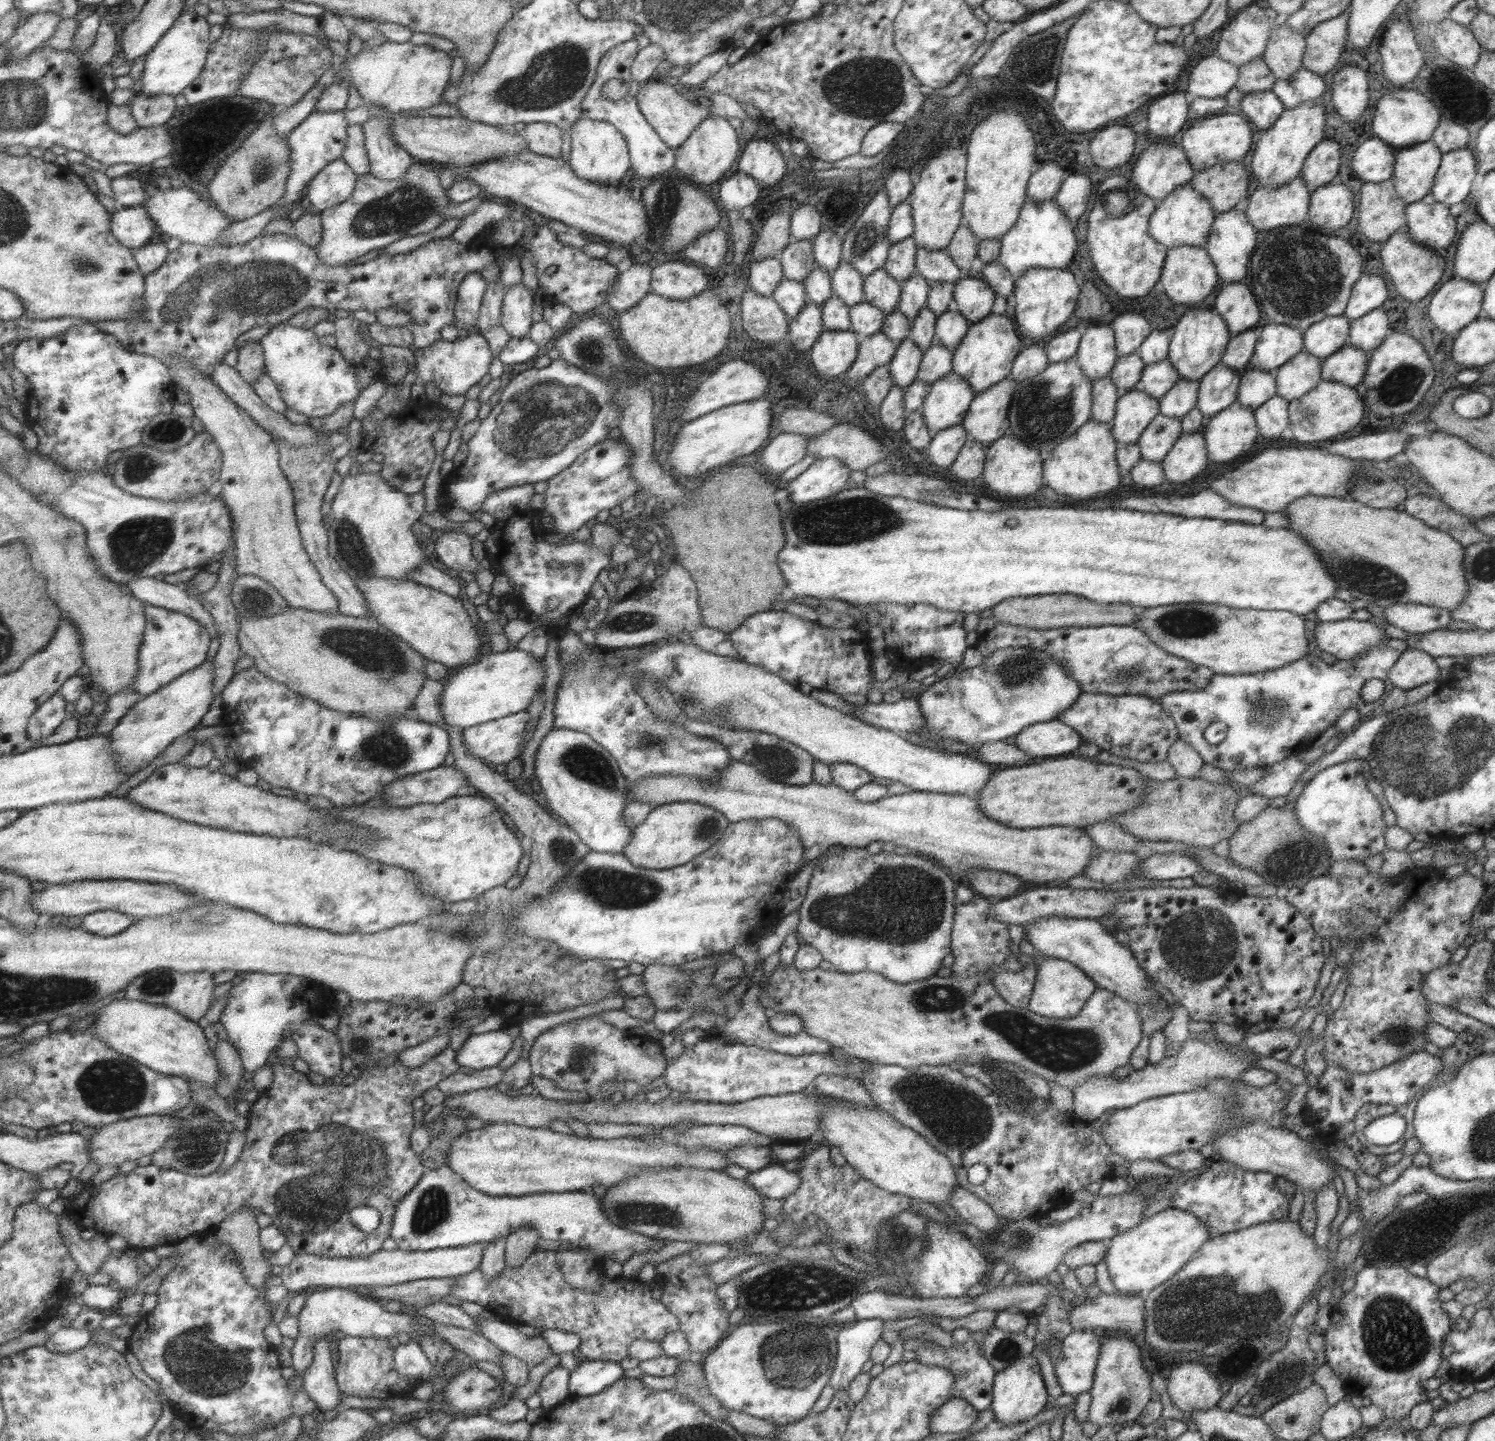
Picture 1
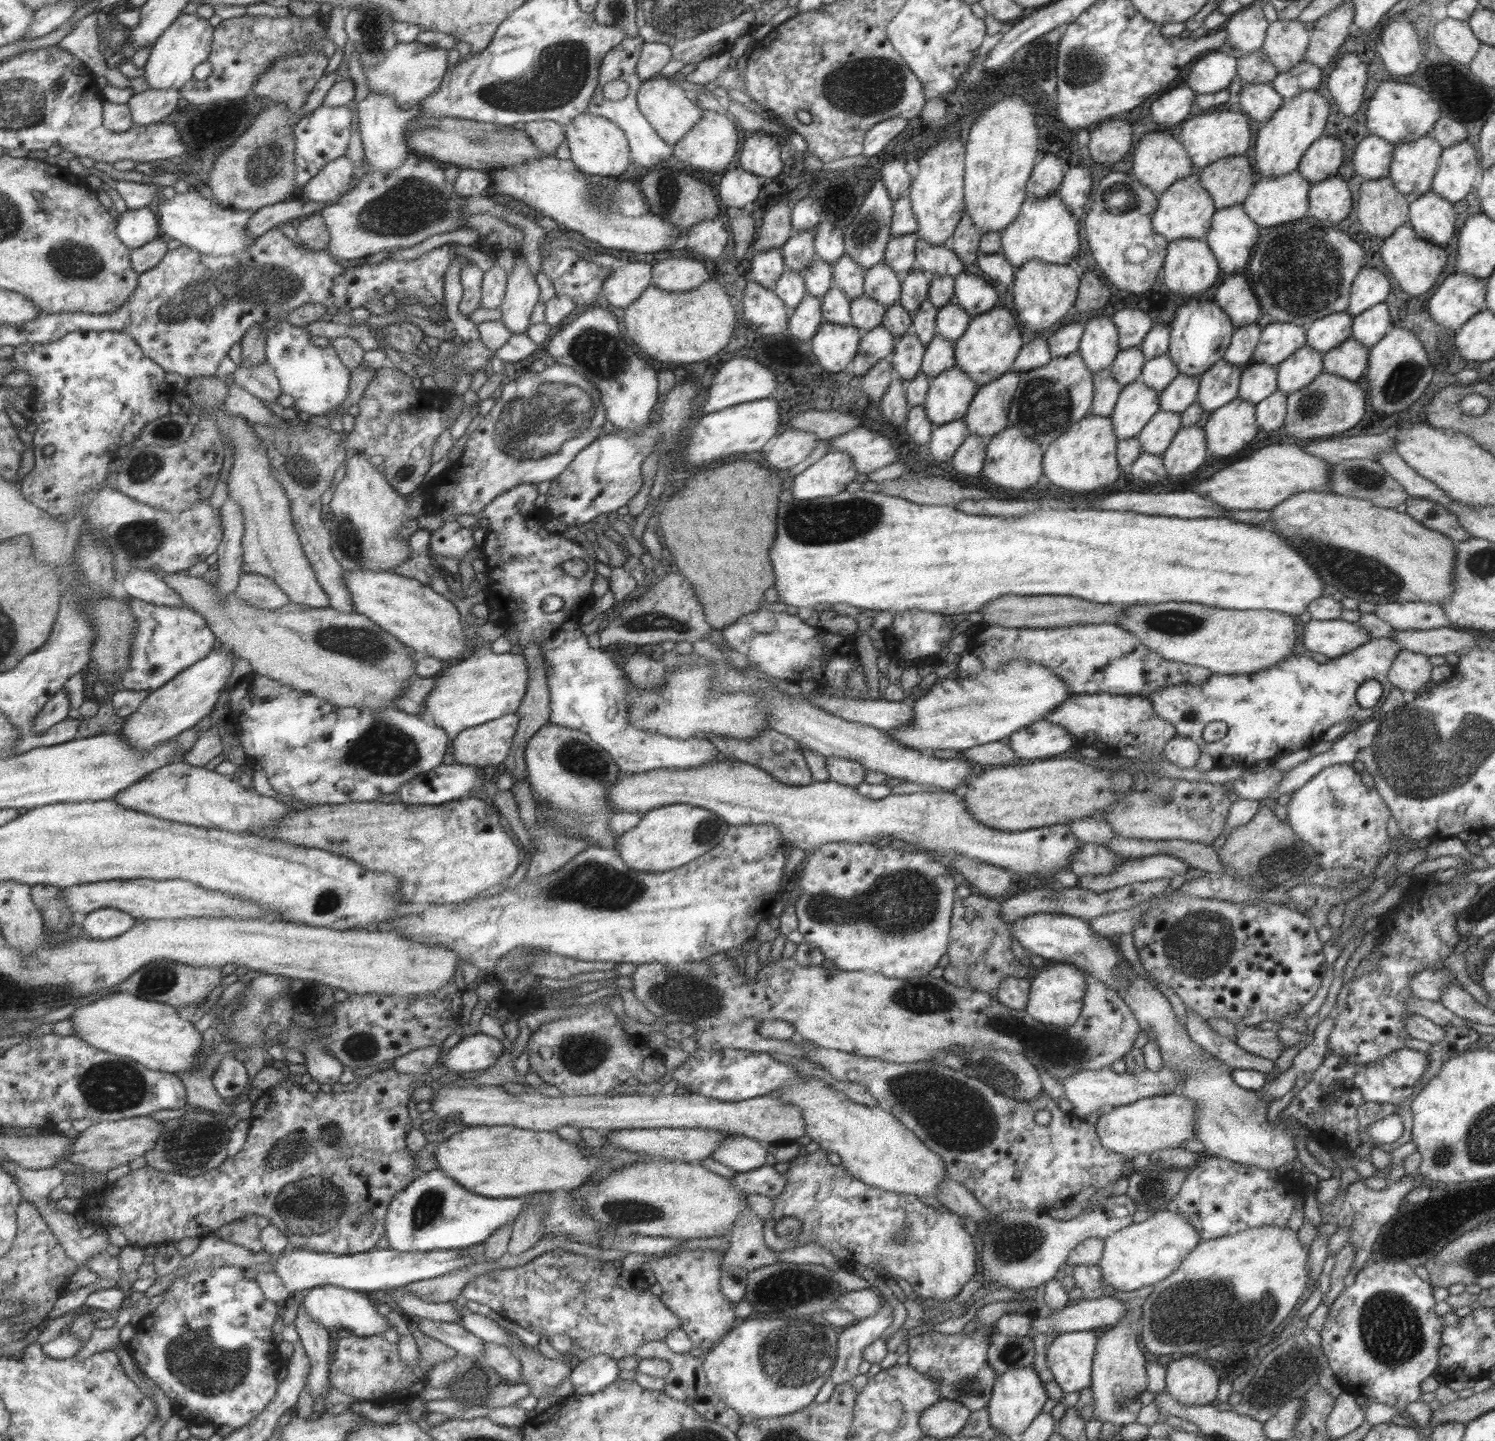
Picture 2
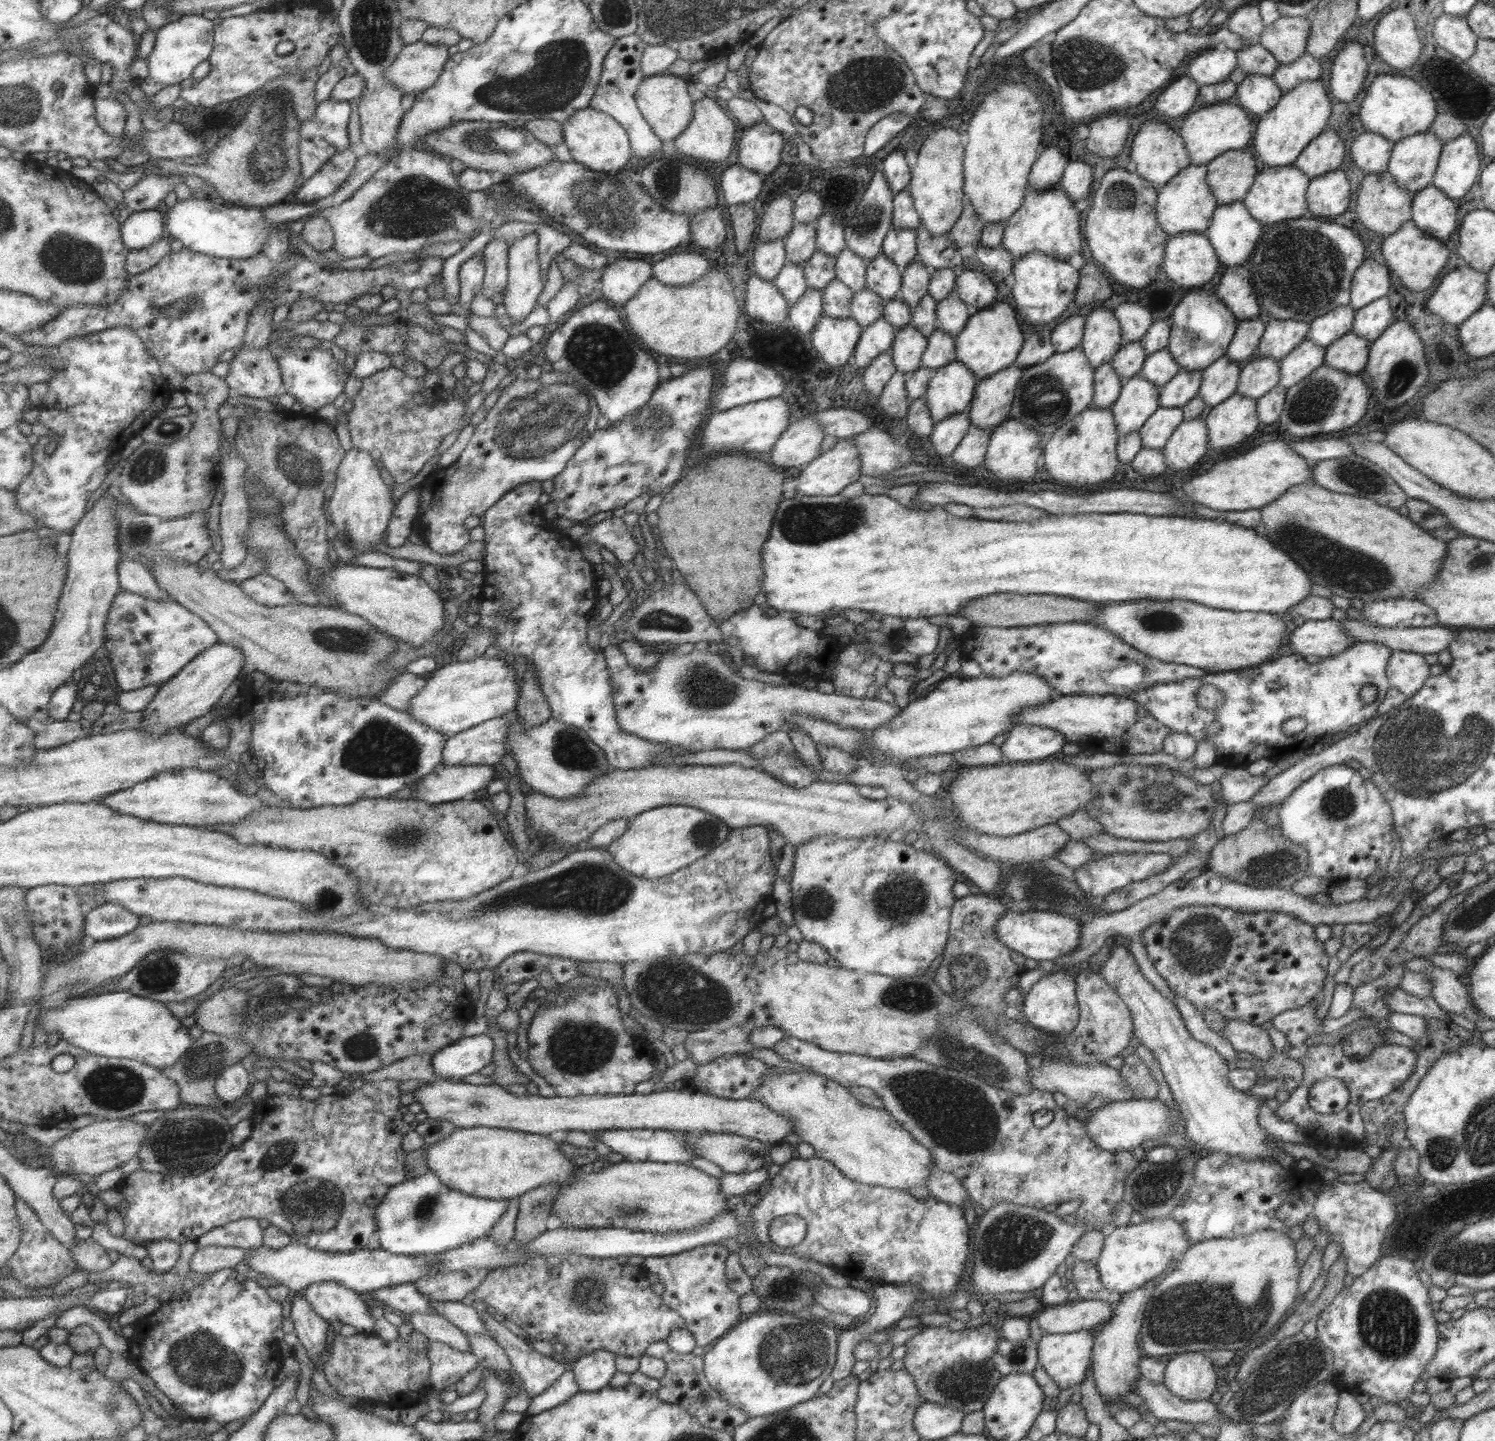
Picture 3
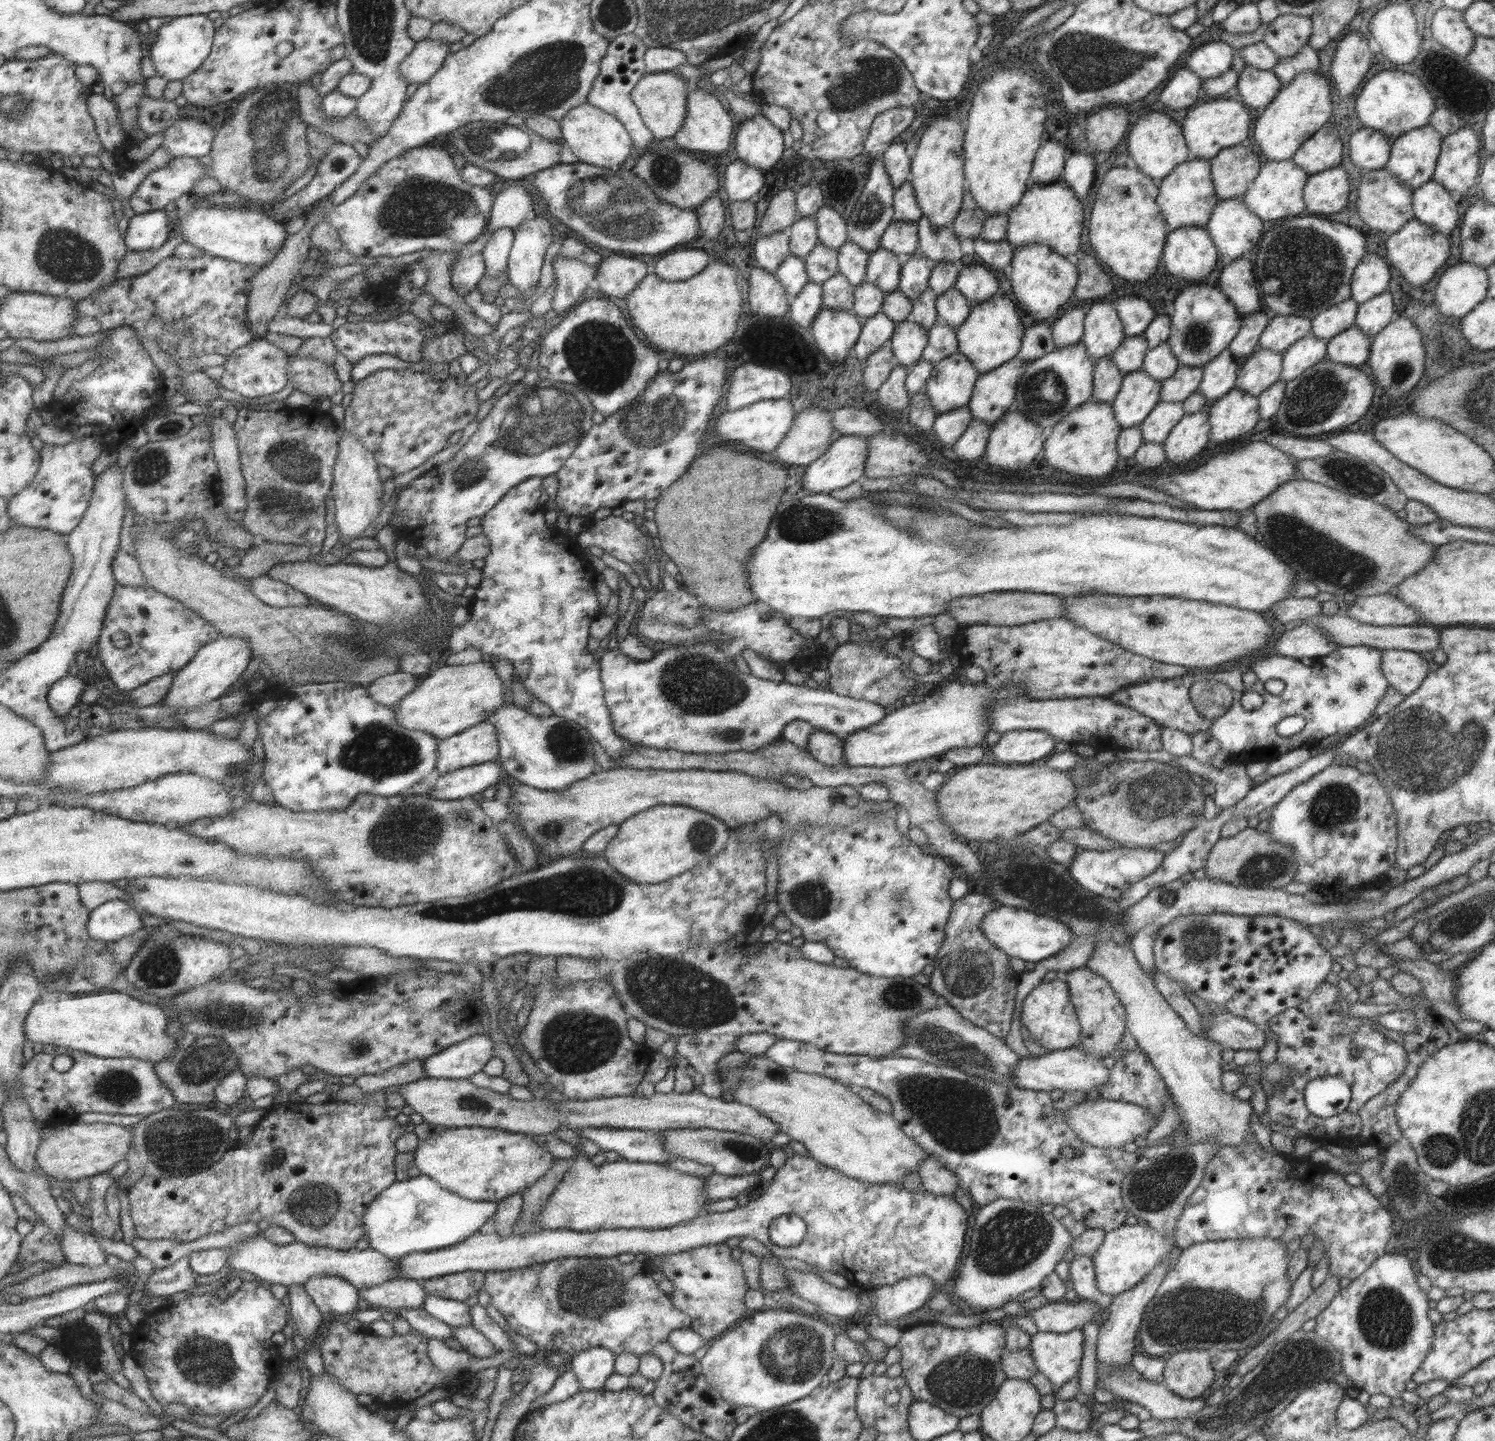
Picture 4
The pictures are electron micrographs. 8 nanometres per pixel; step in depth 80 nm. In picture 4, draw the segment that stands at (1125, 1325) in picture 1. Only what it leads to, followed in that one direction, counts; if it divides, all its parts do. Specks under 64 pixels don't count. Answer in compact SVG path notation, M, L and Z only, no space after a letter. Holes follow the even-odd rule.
M1064 1300L1049 1302L1041 1308L1030 1311L1022 1309L1019 1302L1007 1302L1002 1309L1005 1314L1011 1316L1029 1316L1039 1332L1056 1333L1069 1332L1075 1327L1081 1328L1083 1323L1094 1322L1093 1315L1103 1311L1103 1307L1099 1304L1085 1300L1077 1302L1077 1305L1071 1305Z

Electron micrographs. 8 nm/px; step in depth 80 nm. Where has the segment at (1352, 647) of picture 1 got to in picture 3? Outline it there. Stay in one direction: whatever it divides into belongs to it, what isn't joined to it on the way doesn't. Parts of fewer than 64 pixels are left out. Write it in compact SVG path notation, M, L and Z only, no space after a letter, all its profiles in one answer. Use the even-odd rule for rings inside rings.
M1306 620L1287 636L1286 648L1293 654L1305 657L1308 654L1319 658L1339 654L1354 642L1339 621Z

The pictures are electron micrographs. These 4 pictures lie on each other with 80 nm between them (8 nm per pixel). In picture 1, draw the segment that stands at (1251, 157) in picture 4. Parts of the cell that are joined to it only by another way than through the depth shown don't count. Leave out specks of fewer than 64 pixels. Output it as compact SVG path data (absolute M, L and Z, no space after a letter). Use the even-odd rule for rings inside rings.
M1241 160L1215 163L1212 167L1194 171L1190 180L1193 190L1203 195L1215 213L1241 207L1249 186L1249 175Z

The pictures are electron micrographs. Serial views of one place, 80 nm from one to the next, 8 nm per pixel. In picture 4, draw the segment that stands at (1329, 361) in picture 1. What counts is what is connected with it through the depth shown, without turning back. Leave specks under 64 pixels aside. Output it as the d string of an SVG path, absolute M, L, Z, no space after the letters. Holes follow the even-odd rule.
M1353 326L1327 341L1326 357L1339 364L1360 367L1367 360L1371 342L1367 334Z

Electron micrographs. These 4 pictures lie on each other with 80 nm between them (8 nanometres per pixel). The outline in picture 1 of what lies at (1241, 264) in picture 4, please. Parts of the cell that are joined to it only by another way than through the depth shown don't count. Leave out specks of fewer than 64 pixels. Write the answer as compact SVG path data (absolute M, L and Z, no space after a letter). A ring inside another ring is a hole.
M1241 282L1223 284L1215 294L1212 308L1225 322L1230 337L1255 327L1261 316L1251 290Z

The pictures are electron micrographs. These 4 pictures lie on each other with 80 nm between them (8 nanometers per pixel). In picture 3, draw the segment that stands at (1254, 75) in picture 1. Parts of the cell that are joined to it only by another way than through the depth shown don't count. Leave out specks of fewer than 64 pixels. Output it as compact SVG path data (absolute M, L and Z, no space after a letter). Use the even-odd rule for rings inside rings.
M1257 43L1236 50L1236 66L1245 74L1271 77L1279 63L1268 50Z

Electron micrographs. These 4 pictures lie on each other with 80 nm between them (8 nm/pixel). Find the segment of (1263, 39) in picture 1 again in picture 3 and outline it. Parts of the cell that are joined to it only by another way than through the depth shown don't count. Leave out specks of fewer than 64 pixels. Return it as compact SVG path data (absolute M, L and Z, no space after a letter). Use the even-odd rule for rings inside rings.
M1255 3L1242 4L1230 11L1227 18L1227 28L1246 40L1246 44L1242 47L1257 44L1263 27L1264 24Z

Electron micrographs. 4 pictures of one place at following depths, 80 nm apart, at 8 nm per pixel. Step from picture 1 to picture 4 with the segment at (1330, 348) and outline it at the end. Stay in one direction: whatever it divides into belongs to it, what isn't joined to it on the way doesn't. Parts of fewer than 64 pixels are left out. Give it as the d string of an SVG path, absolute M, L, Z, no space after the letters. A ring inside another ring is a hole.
M1349 298L1318 312L1311 319L1310 334L1313 334L1315 338L1329 341L1333 336L1337 336L1339 332L1355 325L1357 307L1358 305Z

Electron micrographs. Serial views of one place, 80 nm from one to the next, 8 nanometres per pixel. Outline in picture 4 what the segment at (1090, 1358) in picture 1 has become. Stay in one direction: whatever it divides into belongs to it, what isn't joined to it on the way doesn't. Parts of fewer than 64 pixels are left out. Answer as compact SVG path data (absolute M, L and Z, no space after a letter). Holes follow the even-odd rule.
M1075 1327L1064 1333L1037 1331L1028 1346L1037 1371L1058 1388L1079 1371L1082 1342L1081 1329Z

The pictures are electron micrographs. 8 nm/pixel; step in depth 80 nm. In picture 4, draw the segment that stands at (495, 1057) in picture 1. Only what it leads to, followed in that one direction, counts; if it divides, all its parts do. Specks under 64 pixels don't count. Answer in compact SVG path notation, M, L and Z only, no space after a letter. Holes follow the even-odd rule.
M478 1032L424 1058L422 1072L429 1078L467 1079L483 1070L484 1064L492 1057L493 1045L489 1037Z

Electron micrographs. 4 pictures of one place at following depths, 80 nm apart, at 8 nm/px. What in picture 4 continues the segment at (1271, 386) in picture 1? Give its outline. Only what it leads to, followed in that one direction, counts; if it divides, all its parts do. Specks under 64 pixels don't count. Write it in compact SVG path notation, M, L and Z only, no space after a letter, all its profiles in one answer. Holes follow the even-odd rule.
M1257 348L1240 362L1236 372L1235 388L1257 396L1280 379L1282 354Z

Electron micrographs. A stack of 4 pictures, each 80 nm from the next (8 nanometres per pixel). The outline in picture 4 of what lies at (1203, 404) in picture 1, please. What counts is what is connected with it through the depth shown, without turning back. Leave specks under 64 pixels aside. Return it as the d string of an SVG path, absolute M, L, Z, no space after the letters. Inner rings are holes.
M1225 348L1202 366L1202 379L1196 388L1210 403L1235 387L1240 362Z

